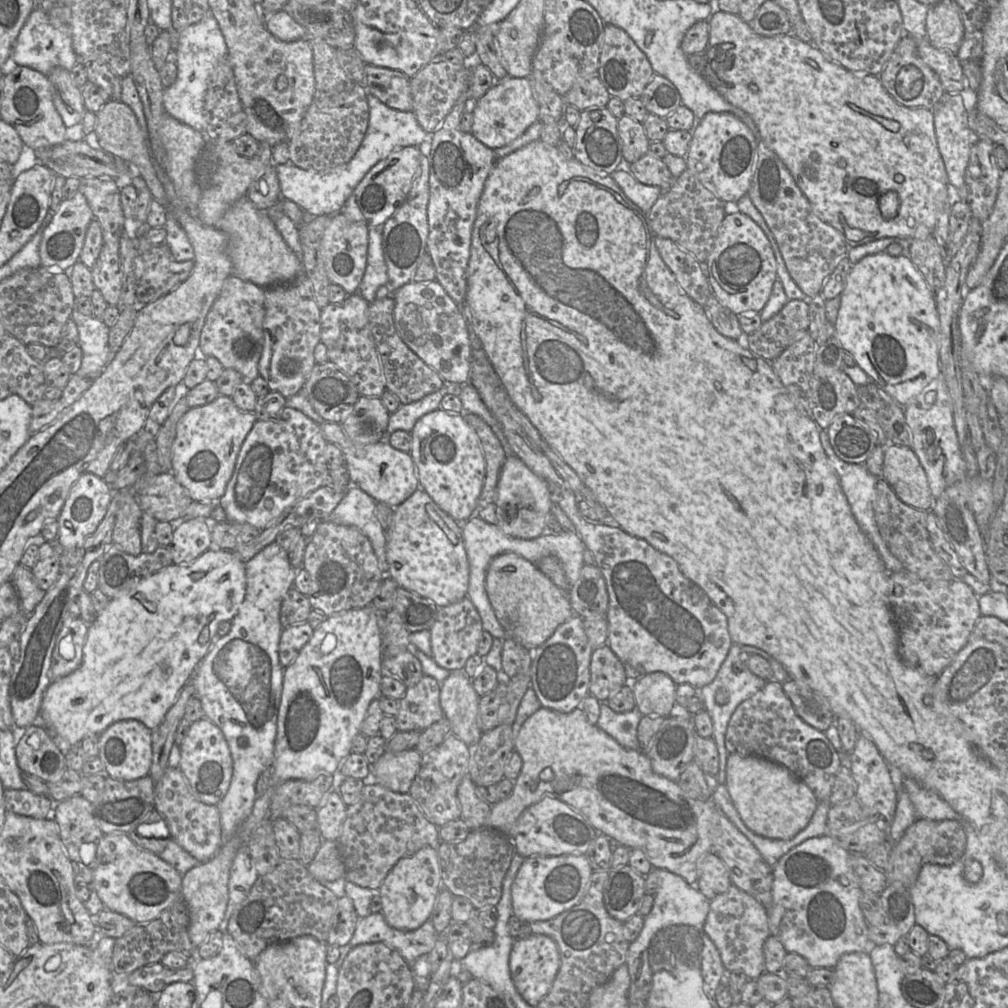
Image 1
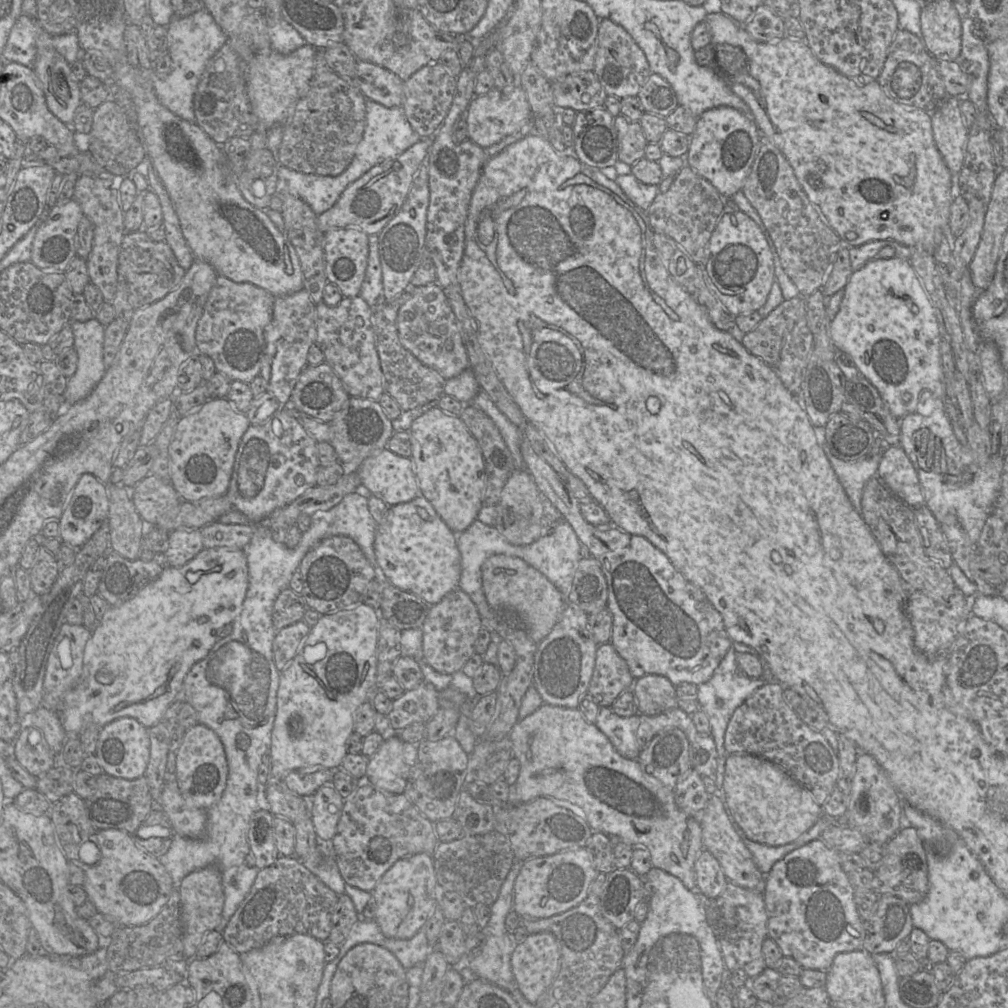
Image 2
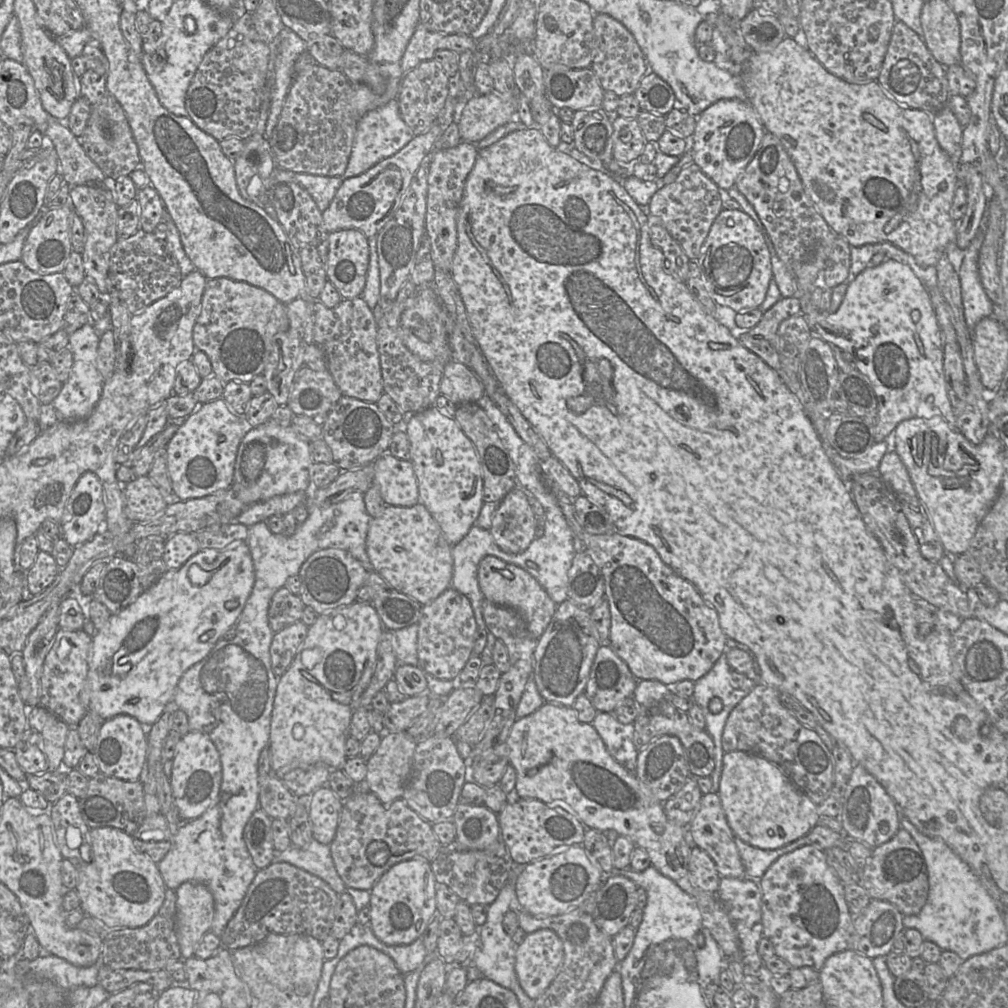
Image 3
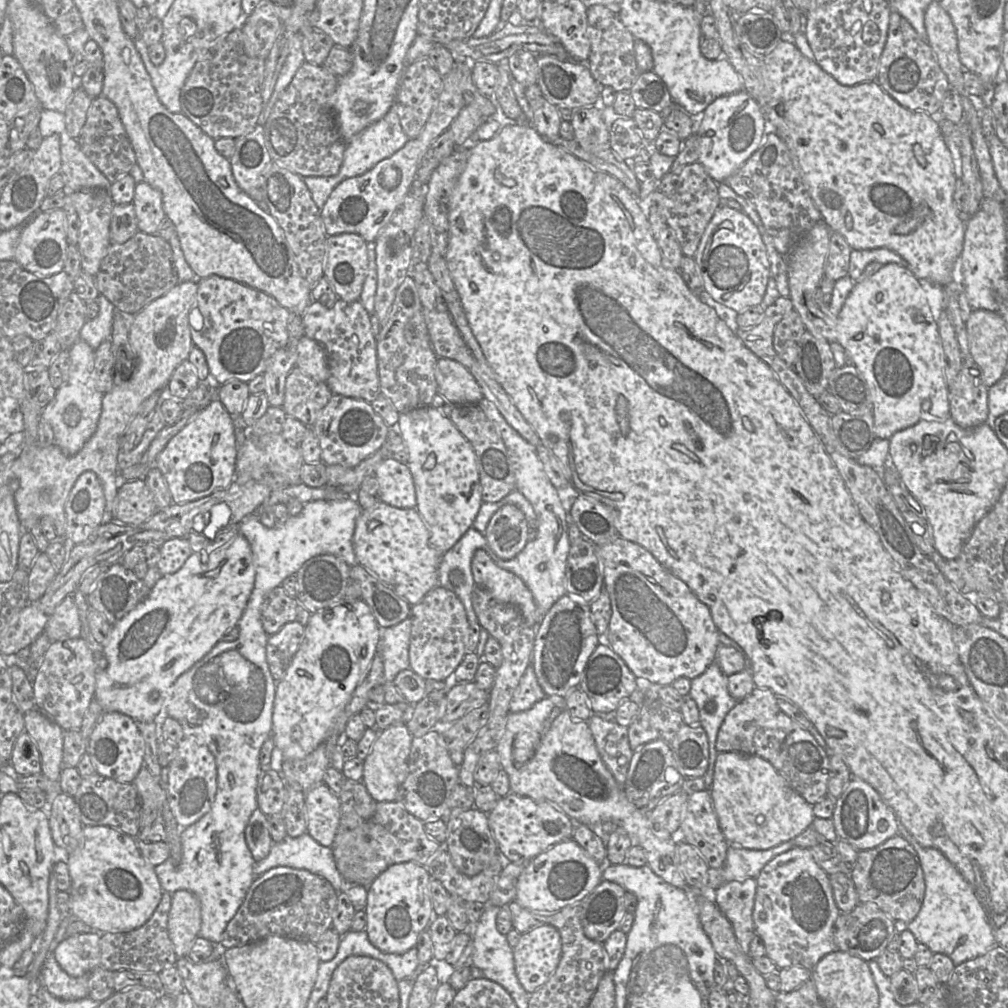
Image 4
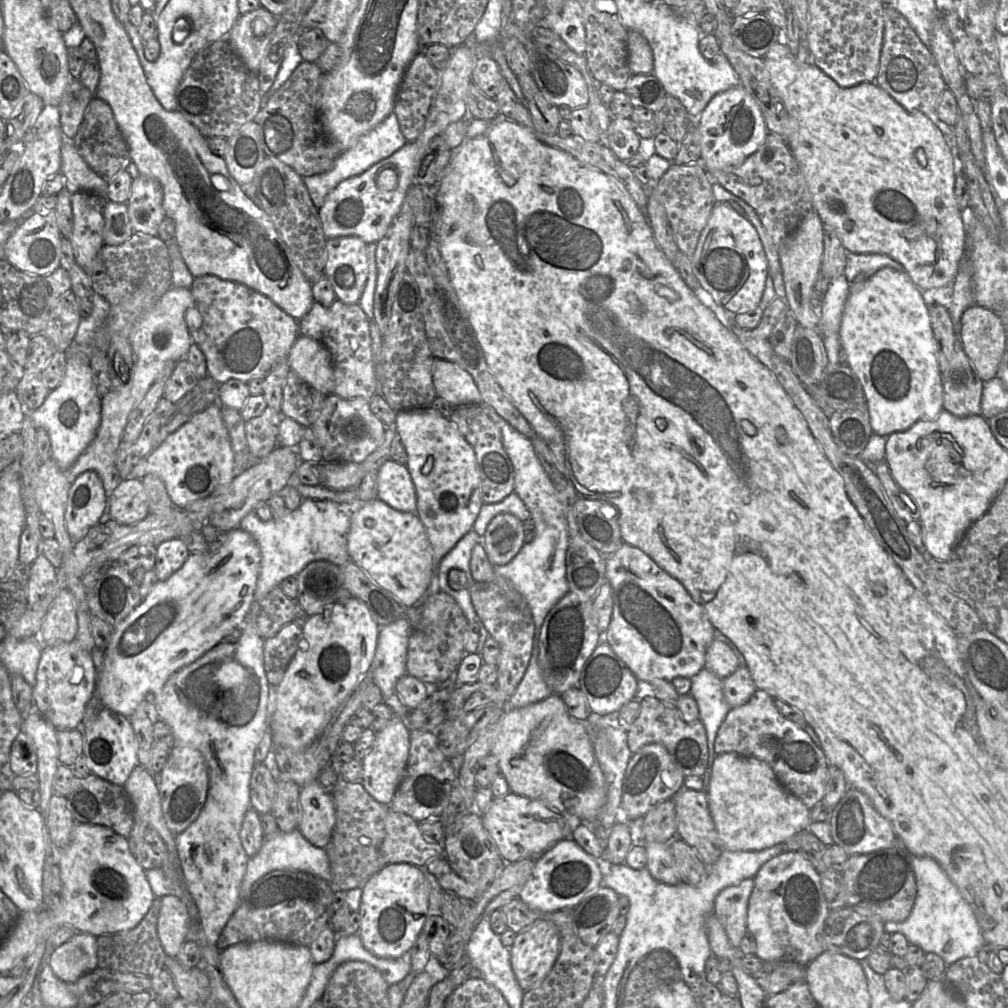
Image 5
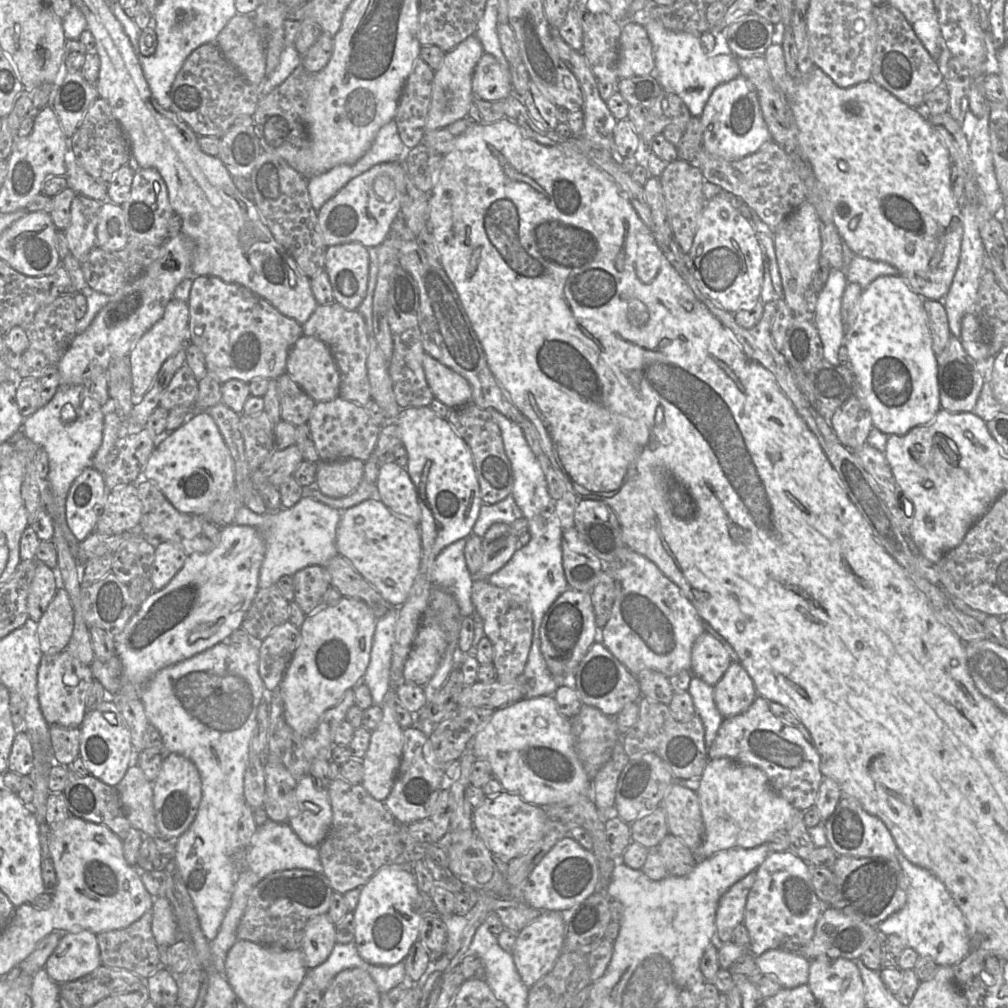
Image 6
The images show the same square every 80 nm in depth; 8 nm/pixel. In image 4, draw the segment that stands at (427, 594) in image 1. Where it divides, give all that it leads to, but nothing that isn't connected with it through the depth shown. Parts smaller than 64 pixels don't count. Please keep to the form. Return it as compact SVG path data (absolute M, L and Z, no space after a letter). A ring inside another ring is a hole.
M379 500L370 508L362 509L355 523L355 530L353 534L353 549L357 561L360 565L366 567L372 573L374 573L380 580L382 580L386 585L391 587L397 595L406 600L411 606L414 604L418 604L418 602L420 602L428 592L438 586L439 565L441 562L442 554L444 552L438 552L431 544L430 533L425 525L424 520L422 519L416 508L398 508L386 504L382 500Z

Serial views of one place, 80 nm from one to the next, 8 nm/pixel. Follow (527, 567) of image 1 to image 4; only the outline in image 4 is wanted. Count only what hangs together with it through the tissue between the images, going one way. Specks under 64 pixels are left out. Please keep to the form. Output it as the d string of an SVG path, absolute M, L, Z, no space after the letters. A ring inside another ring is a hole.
M482 548L475 551L471 570L478 586L488 589L496 599L516 605L527 625L538 626L542 618L531 591L519 576L497 566Z

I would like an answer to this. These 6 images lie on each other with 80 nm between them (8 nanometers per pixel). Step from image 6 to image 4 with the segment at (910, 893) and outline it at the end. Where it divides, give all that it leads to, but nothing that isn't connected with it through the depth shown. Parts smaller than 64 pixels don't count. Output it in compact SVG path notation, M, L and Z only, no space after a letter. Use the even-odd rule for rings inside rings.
M898 819L898 833L916 850L924 874L925 895L921 909L910 922L895 921L897 934L909 930L930 951L948 956L959 965L987 953L996 945L983 907L957 868L935 848L922 847Z

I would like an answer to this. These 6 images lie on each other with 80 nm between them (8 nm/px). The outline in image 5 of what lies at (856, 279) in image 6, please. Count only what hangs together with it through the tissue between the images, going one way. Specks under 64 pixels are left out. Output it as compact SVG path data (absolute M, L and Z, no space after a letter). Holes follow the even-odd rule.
M848 253L844 275L851 283L857 275L865 275L868 278L884 267L904 271L900 263L884 254Z

